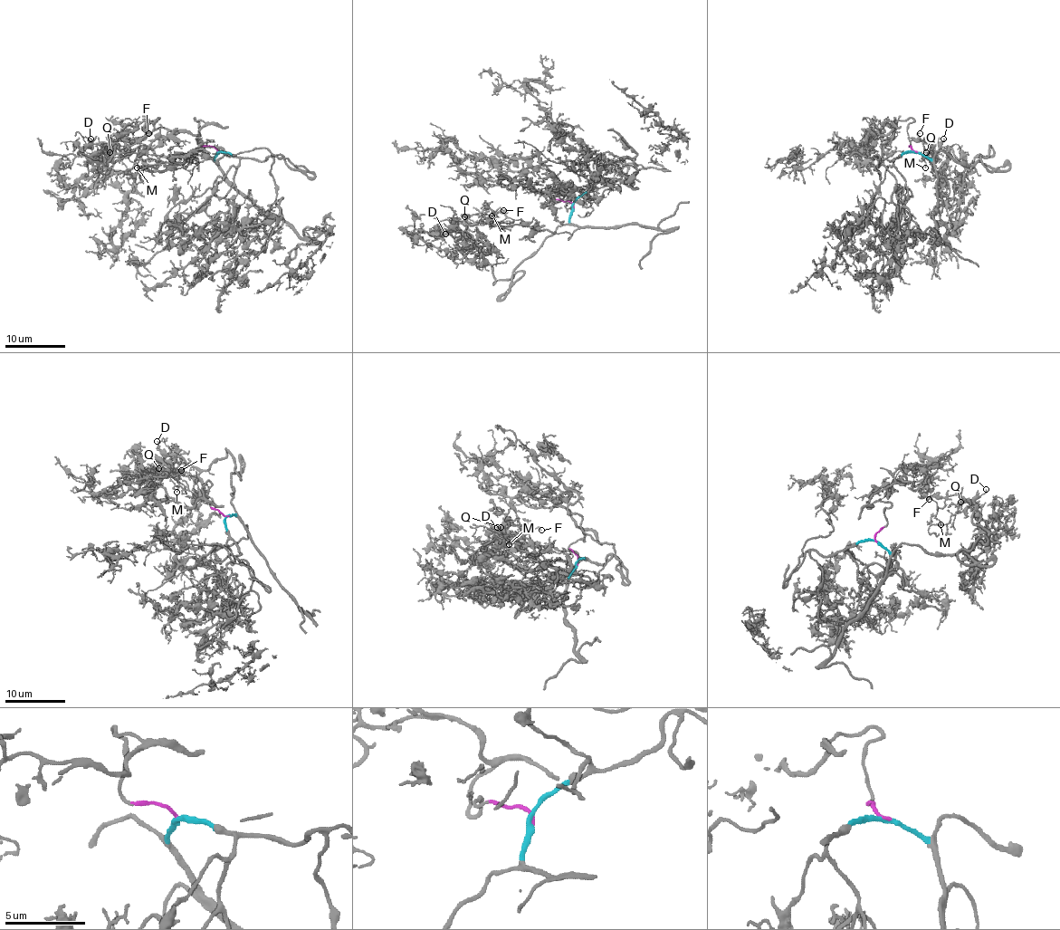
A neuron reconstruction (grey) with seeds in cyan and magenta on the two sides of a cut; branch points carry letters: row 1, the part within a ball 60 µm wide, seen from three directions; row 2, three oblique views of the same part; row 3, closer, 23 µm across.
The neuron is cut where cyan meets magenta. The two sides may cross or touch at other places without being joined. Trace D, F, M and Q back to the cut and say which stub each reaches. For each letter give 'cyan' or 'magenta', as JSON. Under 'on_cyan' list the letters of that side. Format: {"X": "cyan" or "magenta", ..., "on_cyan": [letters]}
{"D": "cyan", "F": "cyan", "M": "cyan", "Q": "cyan", "on_cyan": ["D", "F", "M", "Q"]}

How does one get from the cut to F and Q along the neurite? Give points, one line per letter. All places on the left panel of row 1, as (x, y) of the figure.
F: (218, 151), (159, 171), (167, 158), (141, 147), (114, 171), (121, 154), (103, 151), (148, 133)
Q: (218, 151), (159, 162), (160, 171), (167, 158), (147, 147), (128, 171), (114, 171), (121, 156), (109, 153)

